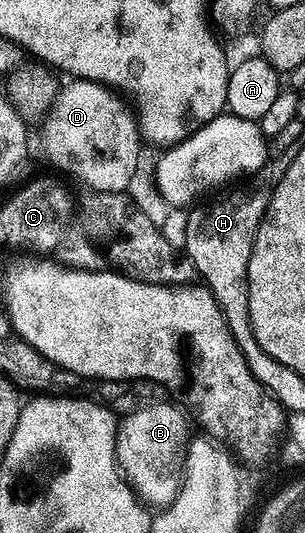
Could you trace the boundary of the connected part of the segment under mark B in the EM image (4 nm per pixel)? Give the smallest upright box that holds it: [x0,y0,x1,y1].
[115,403,192,509]

